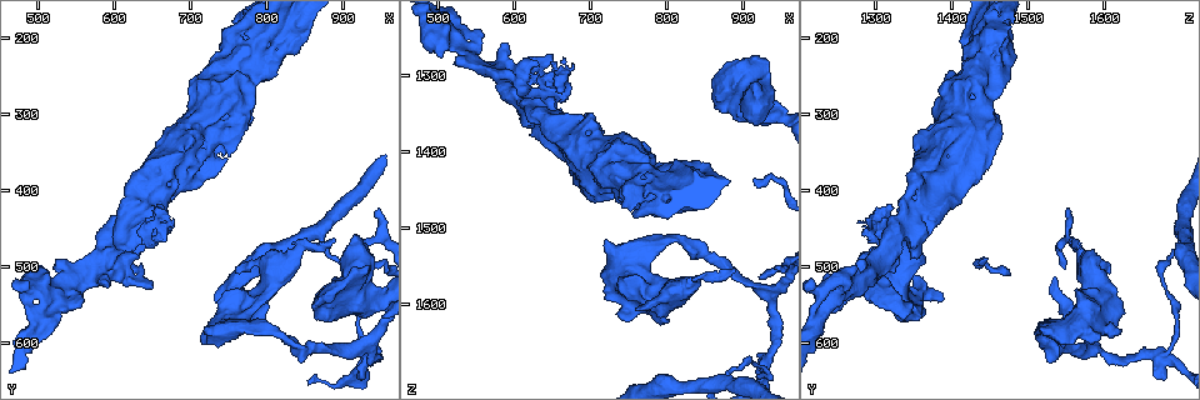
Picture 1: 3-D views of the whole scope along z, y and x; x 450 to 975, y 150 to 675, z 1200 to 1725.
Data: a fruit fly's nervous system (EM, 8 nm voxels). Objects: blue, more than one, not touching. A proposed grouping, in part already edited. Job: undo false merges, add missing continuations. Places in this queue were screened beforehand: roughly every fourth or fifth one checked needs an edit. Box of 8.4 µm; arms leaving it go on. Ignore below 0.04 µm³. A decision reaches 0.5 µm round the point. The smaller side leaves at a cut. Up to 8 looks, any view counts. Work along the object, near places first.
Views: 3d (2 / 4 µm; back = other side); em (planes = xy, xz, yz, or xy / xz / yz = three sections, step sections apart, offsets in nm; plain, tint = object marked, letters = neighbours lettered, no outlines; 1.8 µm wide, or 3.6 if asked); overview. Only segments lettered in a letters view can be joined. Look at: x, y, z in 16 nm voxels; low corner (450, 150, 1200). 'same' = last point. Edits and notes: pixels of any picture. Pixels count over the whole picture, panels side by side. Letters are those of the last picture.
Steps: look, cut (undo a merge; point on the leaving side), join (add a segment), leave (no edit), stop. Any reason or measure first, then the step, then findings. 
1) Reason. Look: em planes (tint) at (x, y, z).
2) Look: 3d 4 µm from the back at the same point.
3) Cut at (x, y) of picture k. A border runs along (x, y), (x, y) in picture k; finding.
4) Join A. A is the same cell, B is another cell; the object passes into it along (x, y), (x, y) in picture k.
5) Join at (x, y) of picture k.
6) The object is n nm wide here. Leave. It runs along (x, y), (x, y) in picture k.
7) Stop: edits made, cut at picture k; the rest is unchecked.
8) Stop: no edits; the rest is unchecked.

Free end. Look: 3d 2 µm at (520, 500, 1285).

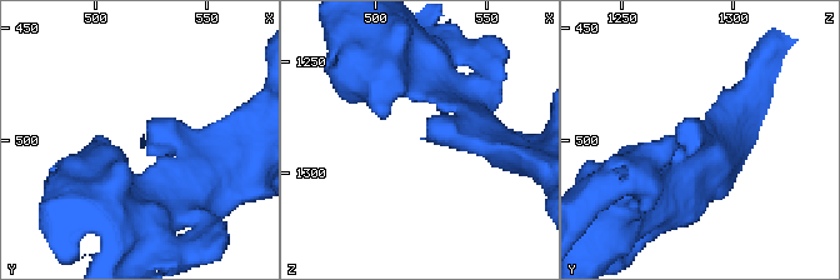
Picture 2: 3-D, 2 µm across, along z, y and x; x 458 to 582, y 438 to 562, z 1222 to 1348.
Need the tissue. Look: em planes (letters) at (521, 502, 1285).

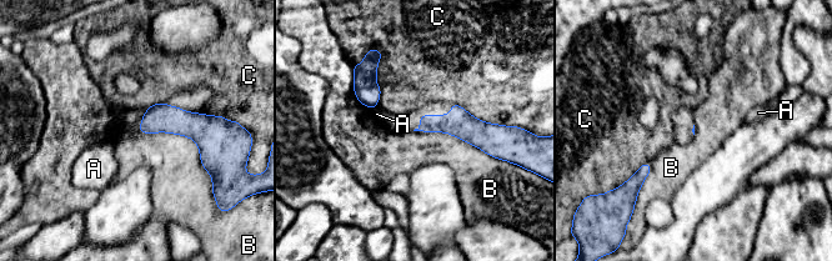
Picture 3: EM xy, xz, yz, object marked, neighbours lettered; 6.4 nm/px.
Leave. A, B and C are other cells; a border runs along (141, 132), (189, 136), (210, 176) in picture 3; no lettered segment goes on from it.

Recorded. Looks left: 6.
An open end. Look: em planes (letters) at (715, 600, 1560).

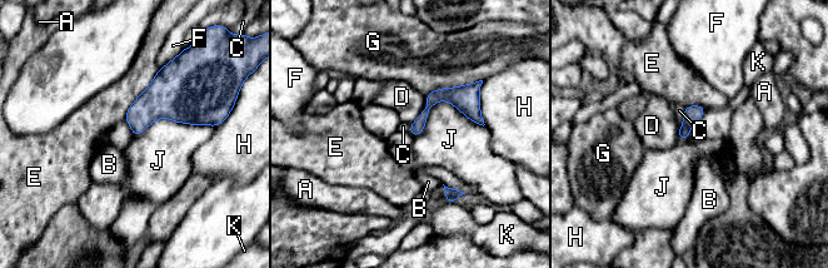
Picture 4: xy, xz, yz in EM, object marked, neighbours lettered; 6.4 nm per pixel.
Leave. A, B, C, D, E, F, G, H, J and K are other cells; it runs along (474, 98), (438, 95), (413, 130) in picture 4; no lettered segment goes on from it.

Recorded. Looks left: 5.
Stops while still wide. Look: em planes (letters) at (935, 500, 1280).

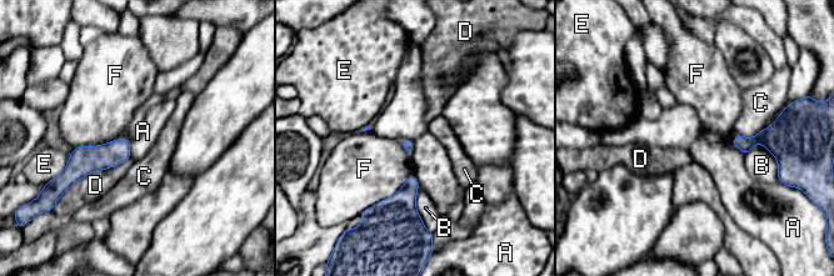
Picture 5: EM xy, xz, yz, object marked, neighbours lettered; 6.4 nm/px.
Leave. A, B, C, D, E and F are other cells; a border runs along (115, 139), (129, 140), (130, 157) in picture 5; no lettered segment goes on from it.

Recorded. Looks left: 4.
Stop: no edits; the rest is unchecked.

